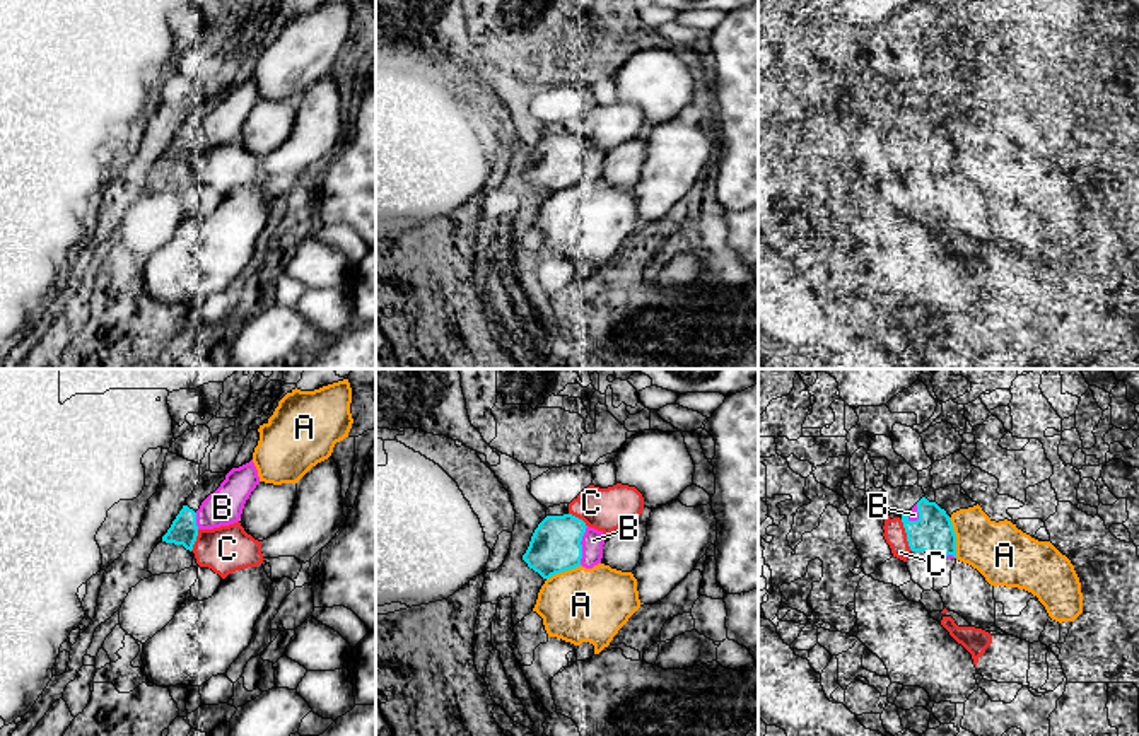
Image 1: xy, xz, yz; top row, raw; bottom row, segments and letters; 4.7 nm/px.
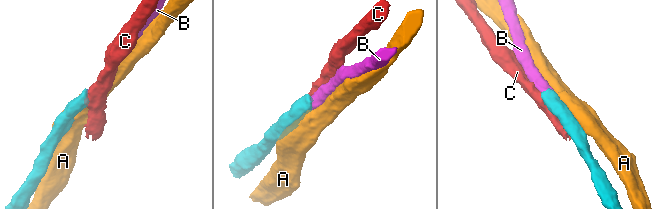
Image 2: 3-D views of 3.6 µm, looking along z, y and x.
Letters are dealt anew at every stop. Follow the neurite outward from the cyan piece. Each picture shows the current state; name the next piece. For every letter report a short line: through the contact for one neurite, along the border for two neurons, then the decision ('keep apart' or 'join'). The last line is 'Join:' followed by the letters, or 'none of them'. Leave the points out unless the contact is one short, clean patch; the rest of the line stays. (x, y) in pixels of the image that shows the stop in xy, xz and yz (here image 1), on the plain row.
A: keep apart
B: join
C: keep apart
Join: B

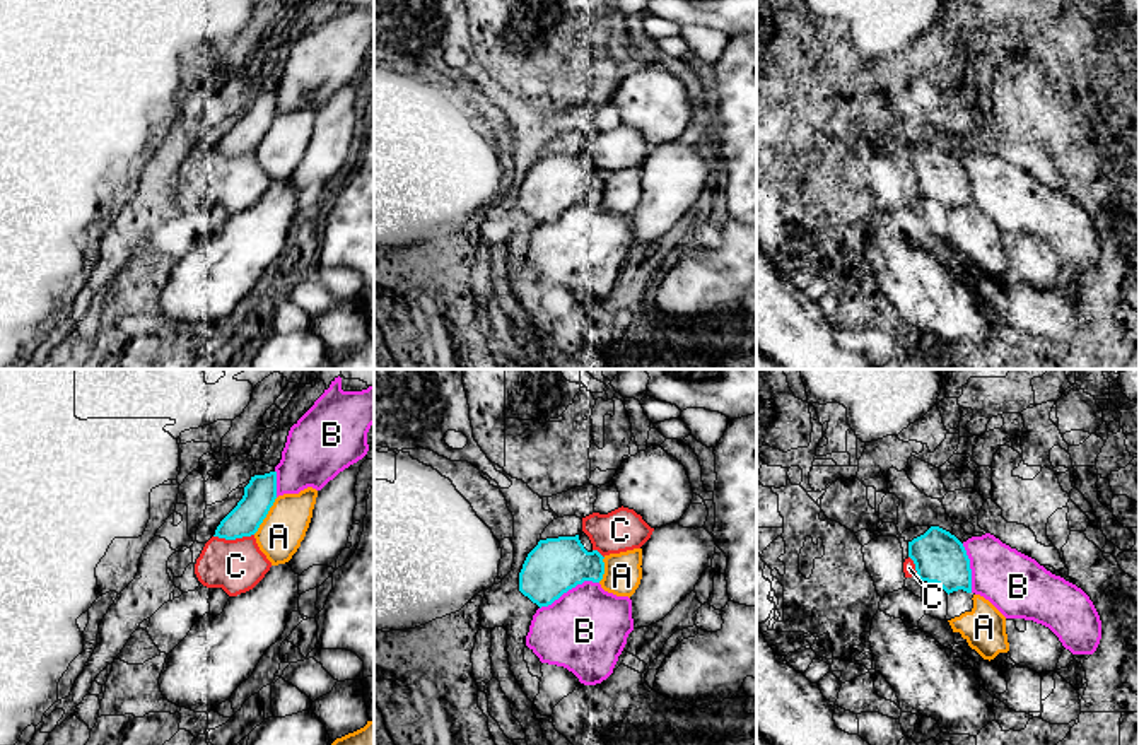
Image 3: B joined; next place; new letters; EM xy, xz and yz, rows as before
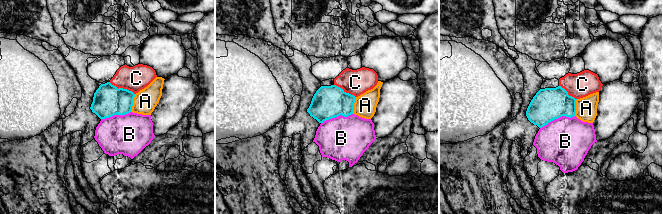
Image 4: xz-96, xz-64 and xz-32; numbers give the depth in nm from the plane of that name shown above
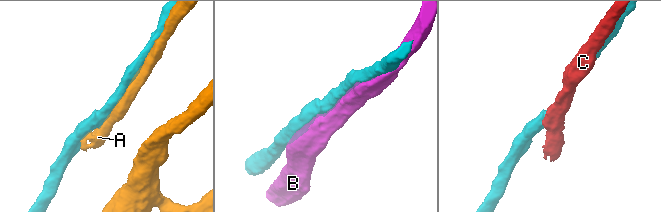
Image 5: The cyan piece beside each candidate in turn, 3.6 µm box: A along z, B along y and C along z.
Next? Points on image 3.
A: keep apart
B: keep apart
C: keep apart
Join: none of them

